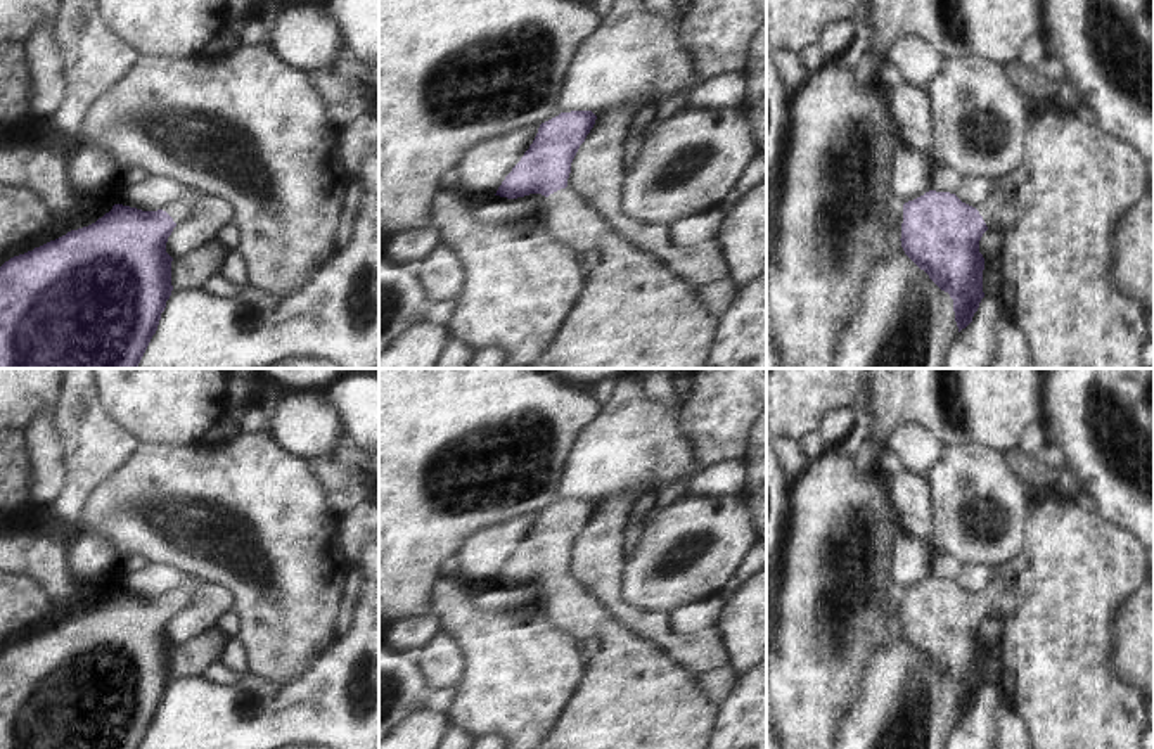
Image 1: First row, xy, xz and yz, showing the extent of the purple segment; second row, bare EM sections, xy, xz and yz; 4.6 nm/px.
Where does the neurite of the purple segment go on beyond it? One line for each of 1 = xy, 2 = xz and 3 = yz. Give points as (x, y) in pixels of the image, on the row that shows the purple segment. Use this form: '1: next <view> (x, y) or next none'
1: next xy (182, 210)
2: next xz (635, 313)
3: next yz (999, 211)

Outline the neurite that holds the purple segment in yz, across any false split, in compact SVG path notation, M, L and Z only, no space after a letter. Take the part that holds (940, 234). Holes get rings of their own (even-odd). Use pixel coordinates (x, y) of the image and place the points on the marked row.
M929 190L903 204L901 247L941 291L950 294L958 332L972 322L972 317L984 298L984 258L979 253L983 234L986 230L1007 234L1017 214L1019 204L1016 192L1003 190L997 190L979 208L962 202L955 194L936 190Z

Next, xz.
M571 111L542 123L533 144L495 194L507 199L542 194L543 225L580 253L599 253L599 265L587 277L587 292L550 349L531 368L704 368L716 320L694 287L668 272L656 256L621 239L585 195L567 187L571 163L595 119L592 111Z

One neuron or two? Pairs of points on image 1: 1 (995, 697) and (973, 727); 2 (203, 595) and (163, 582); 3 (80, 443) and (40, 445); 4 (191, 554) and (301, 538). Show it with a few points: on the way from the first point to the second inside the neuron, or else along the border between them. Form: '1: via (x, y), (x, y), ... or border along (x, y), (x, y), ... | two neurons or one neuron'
1: via (988, 704), (980, 720) | one neuron
2: via (198, 585), (191, 578), (173, 578) | one neuron
3: border along (52, 412), (64, 445), (68, 471), (64, 485) | two neurons
4: via (218, 538), (274, 538) | one neuron

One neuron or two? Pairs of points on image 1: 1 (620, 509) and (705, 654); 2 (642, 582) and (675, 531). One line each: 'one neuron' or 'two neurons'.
1: one neuron
2: one neuron

